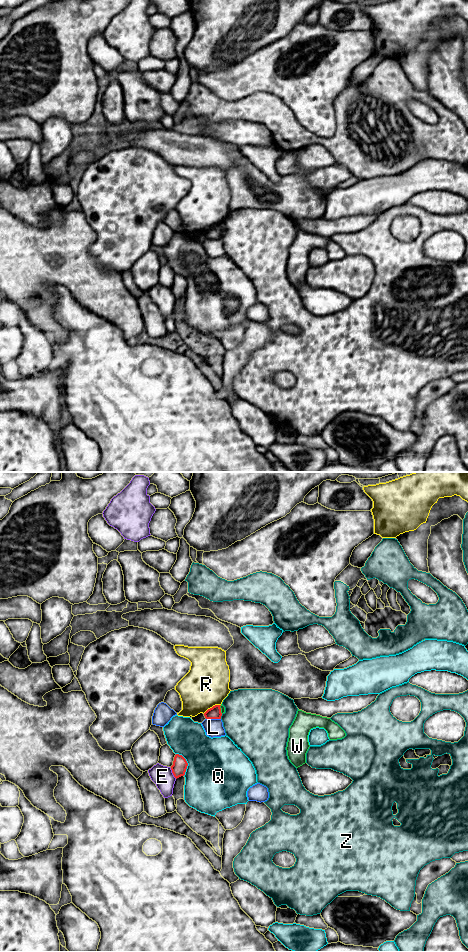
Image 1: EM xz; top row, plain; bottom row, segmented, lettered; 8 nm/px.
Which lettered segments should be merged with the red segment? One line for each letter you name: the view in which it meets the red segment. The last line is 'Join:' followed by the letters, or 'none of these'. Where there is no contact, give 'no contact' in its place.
Join: none of these

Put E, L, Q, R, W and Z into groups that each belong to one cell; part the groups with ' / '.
E / L / Q / R / W / Z

